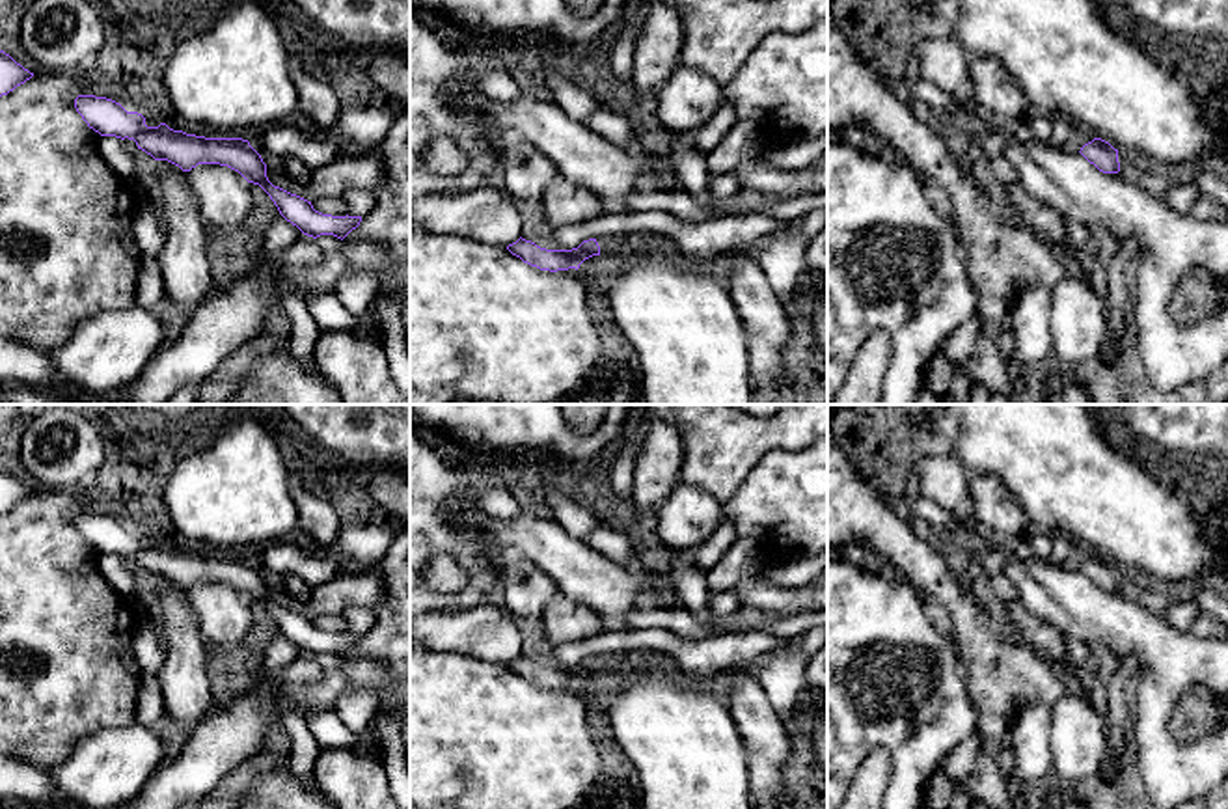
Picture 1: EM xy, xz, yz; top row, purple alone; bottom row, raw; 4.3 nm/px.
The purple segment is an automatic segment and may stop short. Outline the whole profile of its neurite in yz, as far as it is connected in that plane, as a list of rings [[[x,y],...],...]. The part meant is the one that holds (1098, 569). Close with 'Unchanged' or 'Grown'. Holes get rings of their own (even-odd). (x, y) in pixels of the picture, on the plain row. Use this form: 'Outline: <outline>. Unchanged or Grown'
Outline: [[[1101,555],[1085,561],[1079,570],[1103,591],[1120,589],[1118,567]]]. Unchanged

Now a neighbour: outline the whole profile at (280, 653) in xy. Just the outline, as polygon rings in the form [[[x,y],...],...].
[[[278,632],[265,649],[261,664],[266,669],[278,671],[293,664],[300,654],[304,654],[304,651],[281,632]]]

